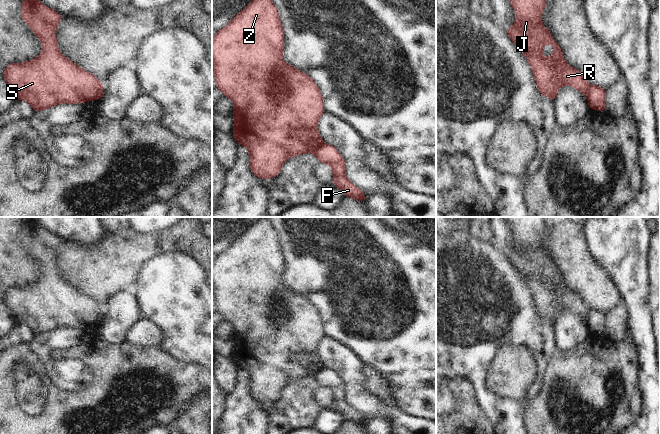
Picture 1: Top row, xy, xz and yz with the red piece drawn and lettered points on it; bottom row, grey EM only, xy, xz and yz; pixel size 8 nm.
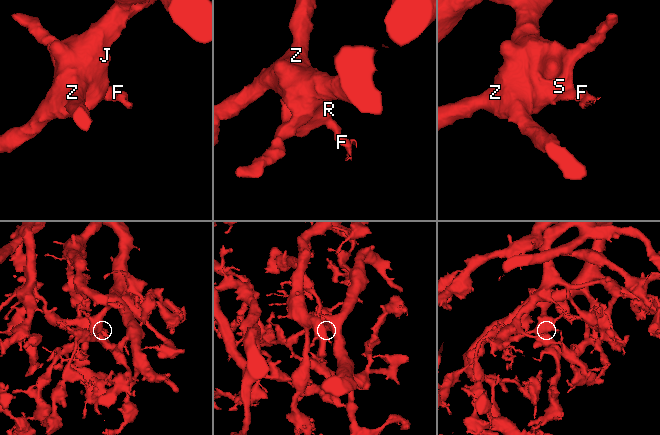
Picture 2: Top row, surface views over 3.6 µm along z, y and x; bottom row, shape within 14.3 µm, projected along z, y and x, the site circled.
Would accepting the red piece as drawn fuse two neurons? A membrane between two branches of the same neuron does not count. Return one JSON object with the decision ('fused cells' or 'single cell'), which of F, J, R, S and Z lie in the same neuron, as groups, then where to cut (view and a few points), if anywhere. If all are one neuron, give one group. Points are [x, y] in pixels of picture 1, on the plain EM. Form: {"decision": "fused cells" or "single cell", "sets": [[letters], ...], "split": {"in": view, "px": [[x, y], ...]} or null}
{"decision": "fused cells", "sets": [["F"], ["J", "R", "S", "Z"]], "split": {"in": "xz", "px": [[323, 367], [313, 376]]}}

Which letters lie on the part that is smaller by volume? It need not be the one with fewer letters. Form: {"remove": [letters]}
{"remove": ["F"]}

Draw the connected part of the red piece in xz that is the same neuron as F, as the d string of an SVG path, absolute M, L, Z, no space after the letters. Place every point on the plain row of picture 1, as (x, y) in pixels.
M323 367L314 375L314 378L319 387L327 387L331 390L334 400L334 409L340 413L346 421L364 426L366 419L346 402L346 386L334 370Z

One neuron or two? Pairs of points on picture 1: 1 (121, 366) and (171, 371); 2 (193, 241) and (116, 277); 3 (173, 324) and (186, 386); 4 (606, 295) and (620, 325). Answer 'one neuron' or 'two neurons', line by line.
1: one neuron
2: one neuron
3: two neurons
4: two neurons

